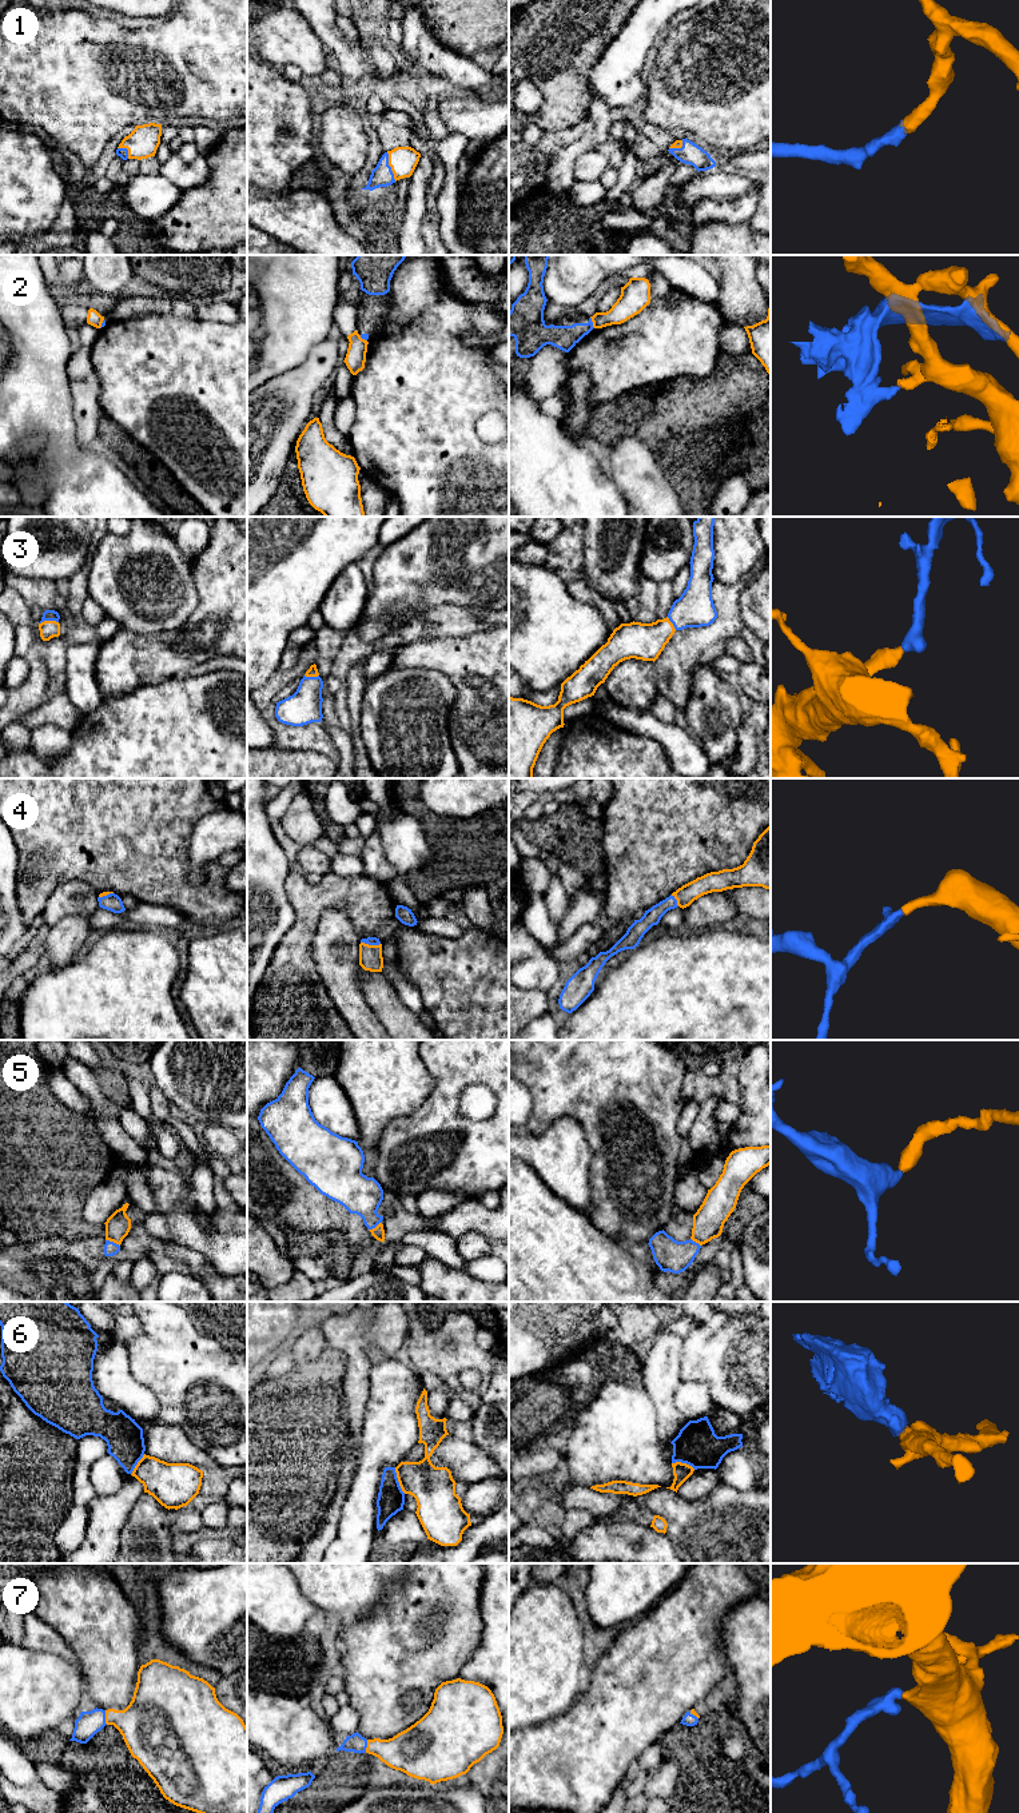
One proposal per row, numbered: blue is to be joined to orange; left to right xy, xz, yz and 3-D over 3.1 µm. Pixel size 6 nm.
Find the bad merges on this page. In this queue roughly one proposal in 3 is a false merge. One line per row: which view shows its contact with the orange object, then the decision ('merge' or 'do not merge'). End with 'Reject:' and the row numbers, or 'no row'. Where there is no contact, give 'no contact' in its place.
1: contact in xz; merge
2: contact in yz; do not merge
3: contact in xy; merge
4: contact in xz; merge
5: contact in xy; merge
6: contact in xz; do not merge
7: contact in xy; merge
Reject: 2, 6

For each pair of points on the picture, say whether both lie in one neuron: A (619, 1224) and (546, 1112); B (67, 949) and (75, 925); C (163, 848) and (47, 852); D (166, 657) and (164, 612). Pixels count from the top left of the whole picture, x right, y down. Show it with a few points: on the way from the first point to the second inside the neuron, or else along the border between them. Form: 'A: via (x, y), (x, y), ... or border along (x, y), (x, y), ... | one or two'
A: via (619, 1187), (619, 1147), (584, 1112) | one
B: via (67, 944), (67, 937), (72, 931) | one
C: via (134, 845), (76, 845) | one
D: border along (191, 613), (176, 628), (154, 633), (134, 633) | two

